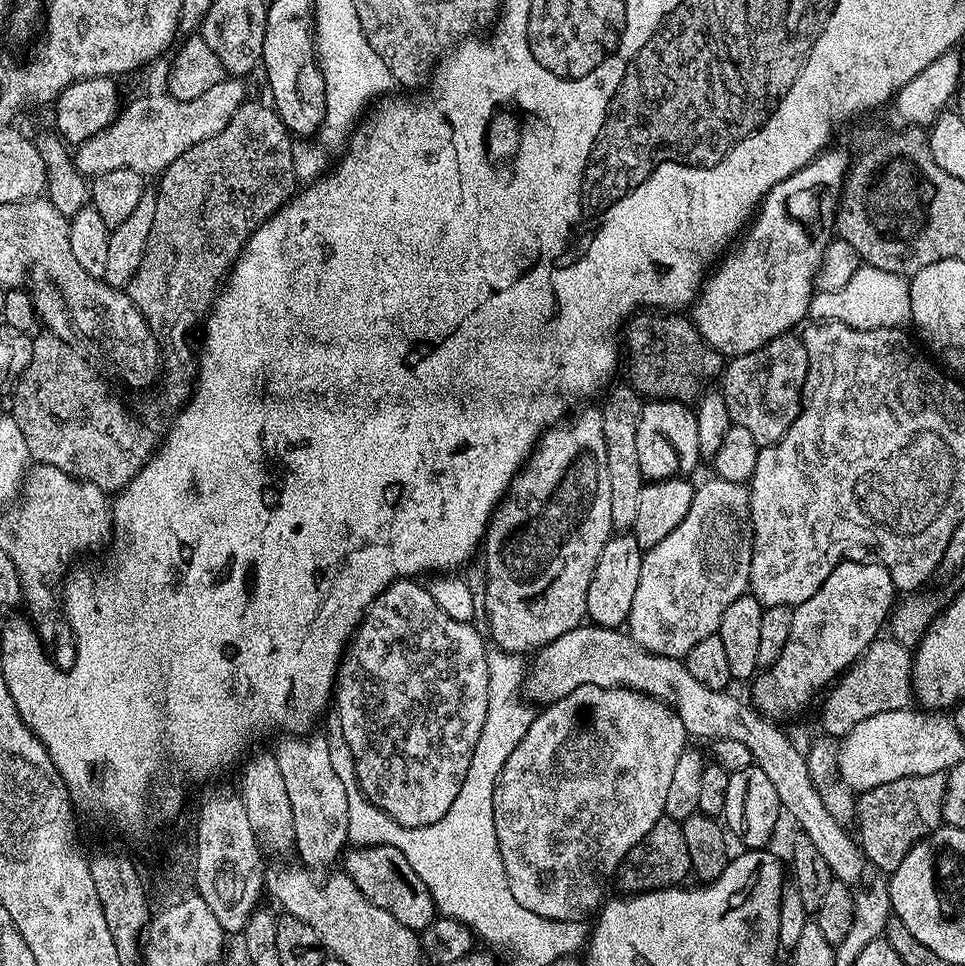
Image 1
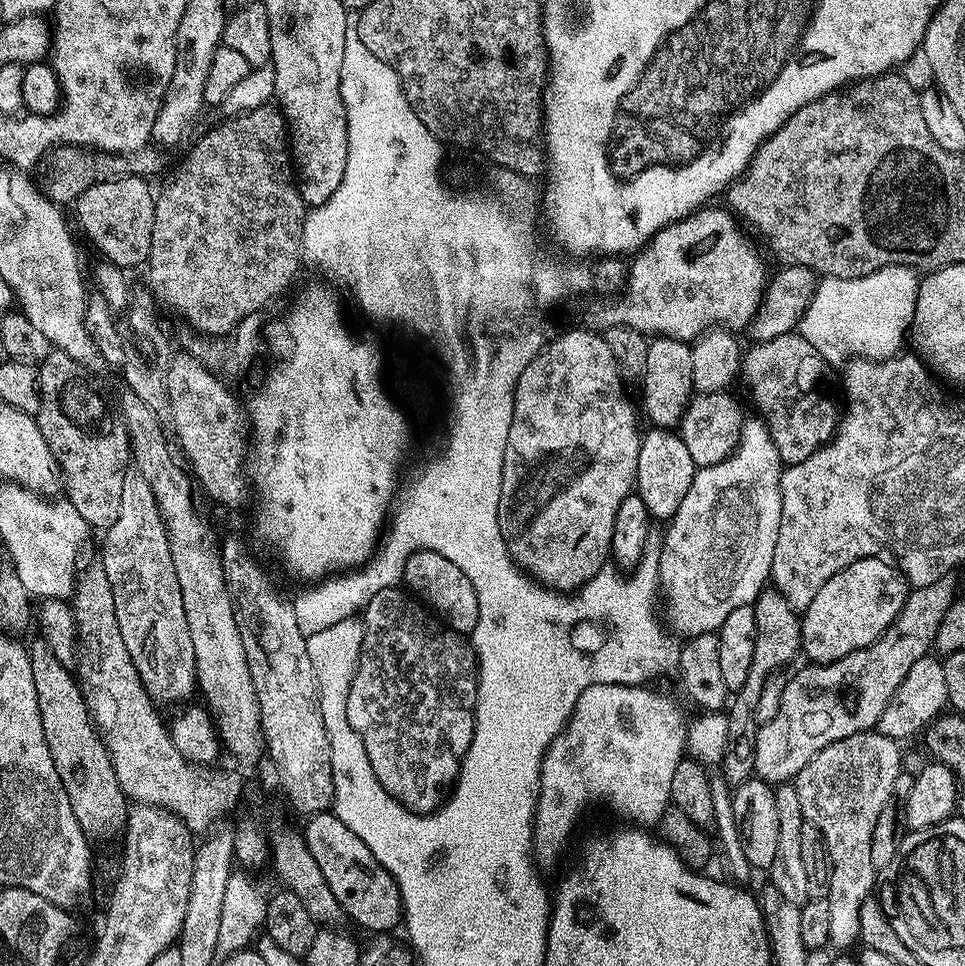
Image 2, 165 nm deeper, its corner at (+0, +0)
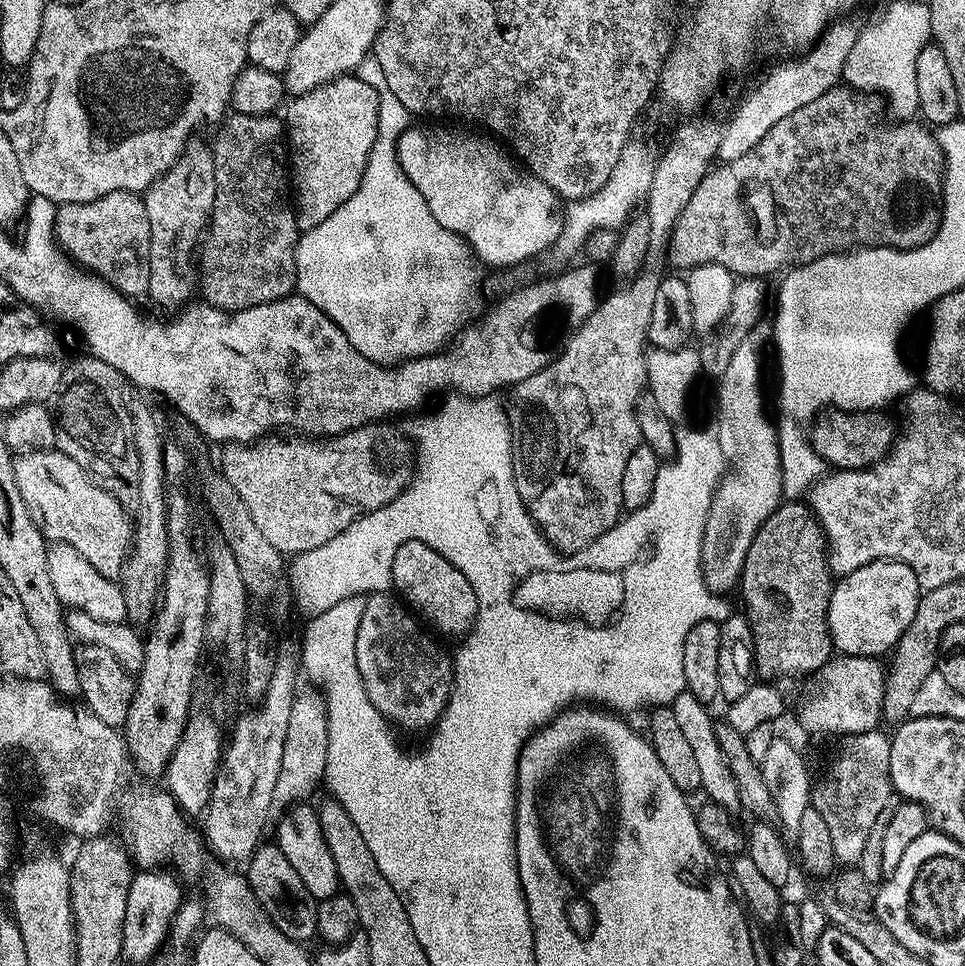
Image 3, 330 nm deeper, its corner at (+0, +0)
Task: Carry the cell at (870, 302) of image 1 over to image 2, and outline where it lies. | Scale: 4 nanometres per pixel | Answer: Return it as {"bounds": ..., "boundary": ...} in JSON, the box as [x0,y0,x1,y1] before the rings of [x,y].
{"bounds":[799,264,917,366],"boundary":[[[887,264],[885,268],[858,278],[823,277],[817,283],[816,292],[799,322],[799,335],[815,346],[832,366],[843,365],[853,358],[887,360],[903,349],[900,347],[904,344],[904,331],[910,328],[916,315],[917,291],[917,273],[906,264]]]}

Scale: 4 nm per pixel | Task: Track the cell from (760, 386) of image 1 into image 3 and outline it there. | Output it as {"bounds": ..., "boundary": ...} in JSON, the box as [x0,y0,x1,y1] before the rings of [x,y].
{"bounds":[810,410,898,470],"boundary":[[[835,410],[825,411],[810,429],[812,449],[824,459],[825,465],[836,470],[869,468],[870,465],[877,464],[891,452],[897,435],[898,428],[892,425],[892,420],[888,416]]]}

